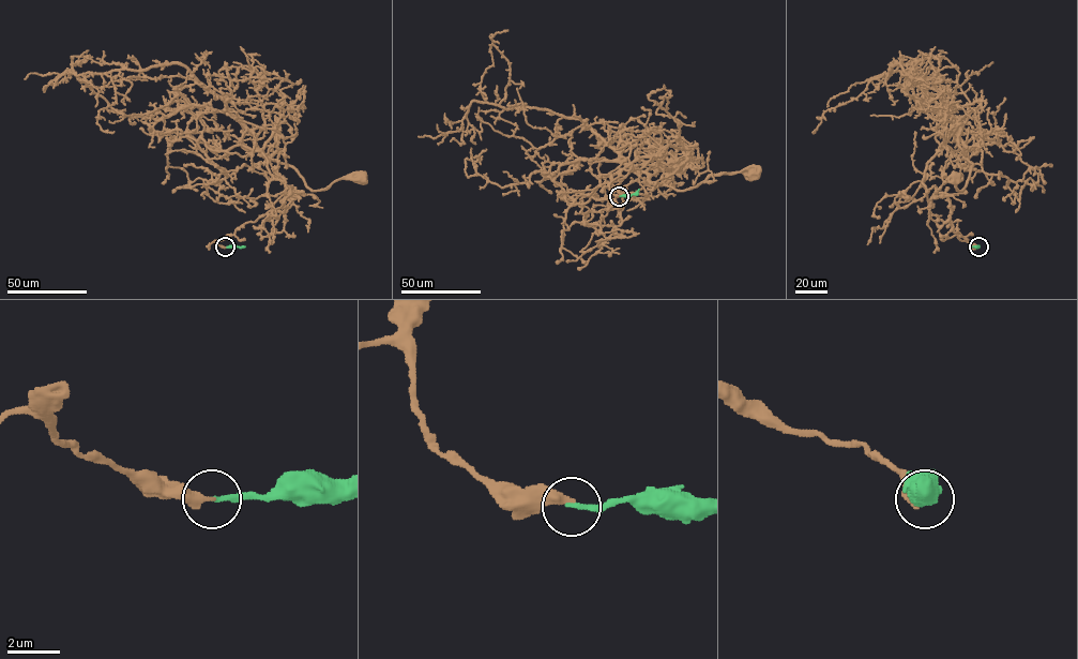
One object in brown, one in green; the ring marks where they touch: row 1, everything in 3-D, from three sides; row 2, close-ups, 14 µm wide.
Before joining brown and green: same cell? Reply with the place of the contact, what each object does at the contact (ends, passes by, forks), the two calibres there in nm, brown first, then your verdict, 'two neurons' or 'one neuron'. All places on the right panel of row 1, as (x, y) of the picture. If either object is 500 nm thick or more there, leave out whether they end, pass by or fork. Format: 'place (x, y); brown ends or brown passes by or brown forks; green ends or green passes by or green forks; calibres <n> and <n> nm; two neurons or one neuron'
place (978, 246); brown ends; green ends; calibres 400 and 200 nm; one neuron

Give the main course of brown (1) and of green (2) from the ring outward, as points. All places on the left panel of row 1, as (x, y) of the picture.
1: (225, 248), (215, 241), (264, 214), (290, 190), (270, 158), (291, 165), (313, 190), (342, 178), (361, 178)
2: (225, 248), (244, 246)

